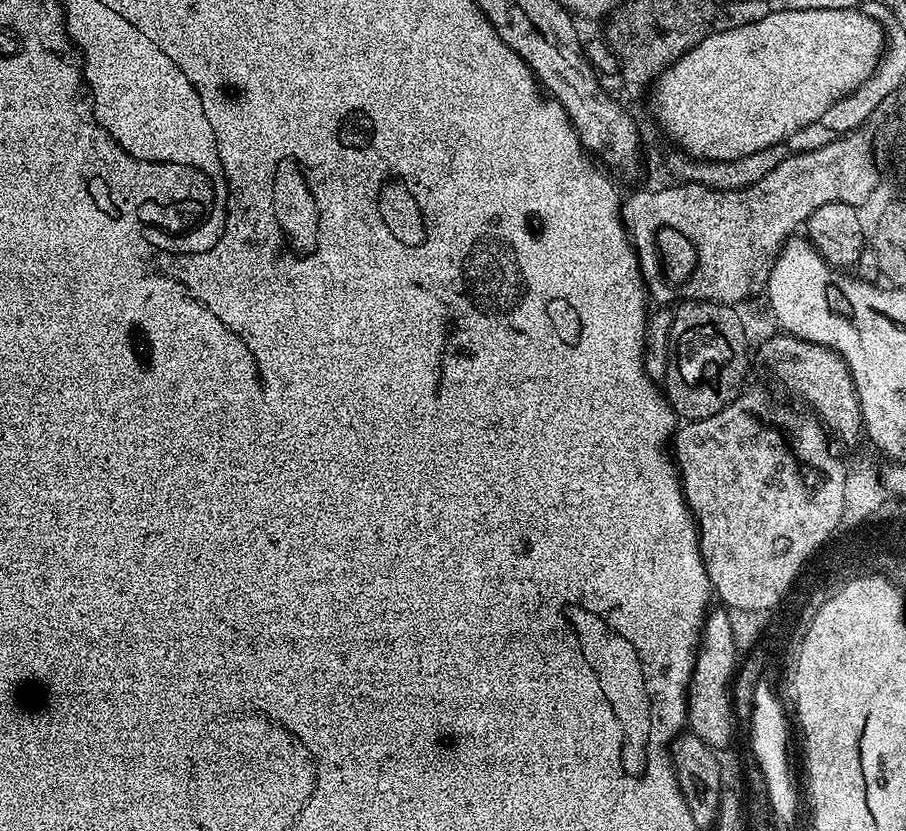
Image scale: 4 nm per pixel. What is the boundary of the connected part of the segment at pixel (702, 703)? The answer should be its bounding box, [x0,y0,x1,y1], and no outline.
[688,610,738,750]

